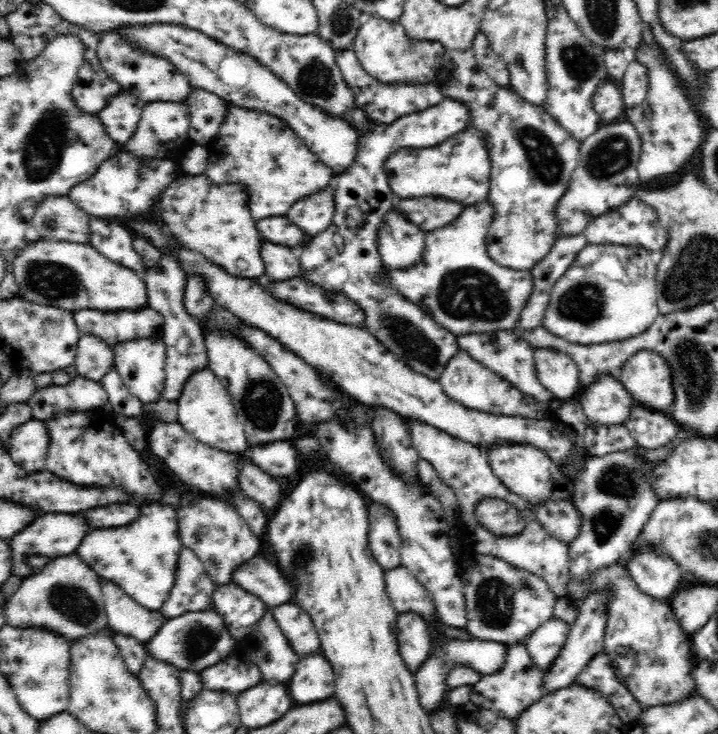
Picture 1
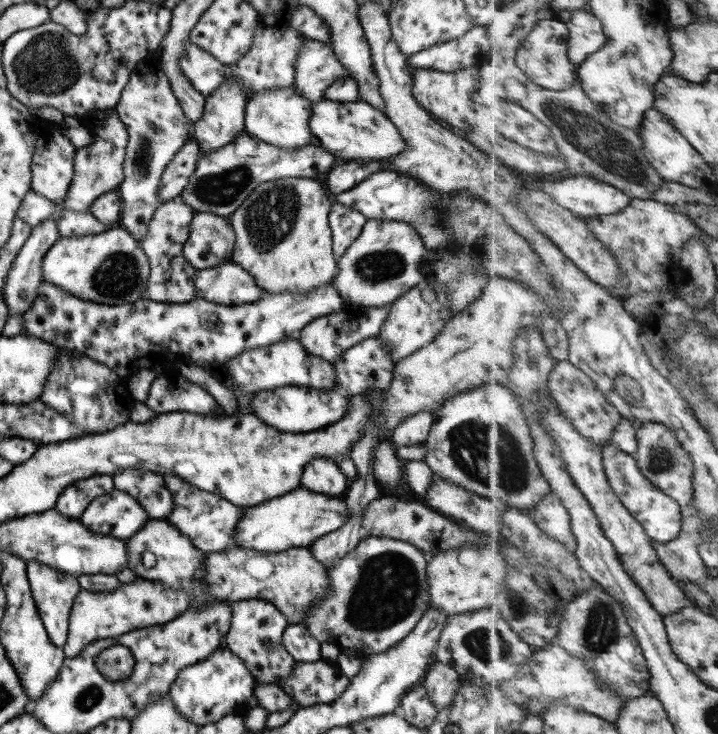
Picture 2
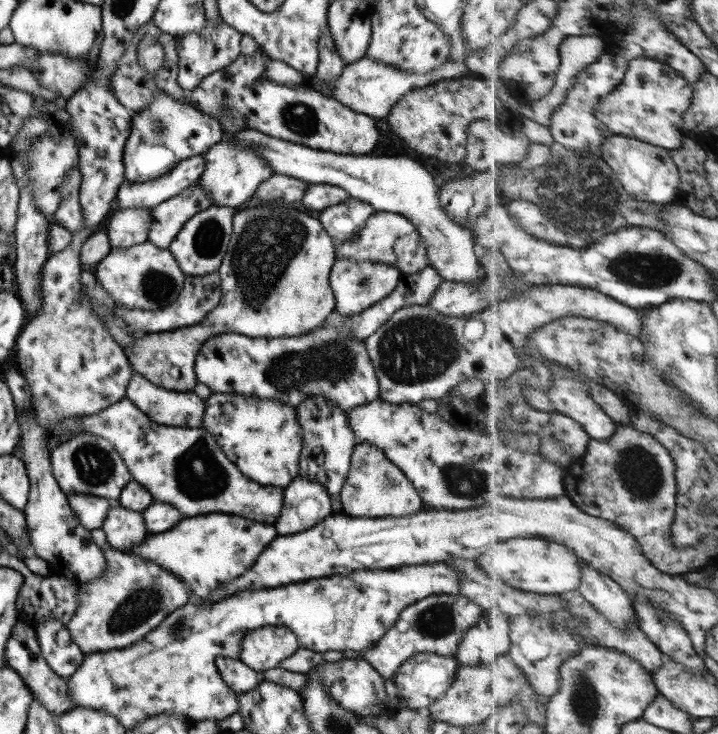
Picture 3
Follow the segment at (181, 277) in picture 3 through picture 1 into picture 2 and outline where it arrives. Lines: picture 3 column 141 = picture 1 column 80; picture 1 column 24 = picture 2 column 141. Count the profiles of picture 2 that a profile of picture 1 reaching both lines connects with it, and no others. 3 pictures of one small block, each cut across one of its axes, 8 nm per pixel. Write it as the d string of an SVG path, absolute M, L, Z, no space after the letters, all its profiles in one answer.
M122 226L86 237L60 237L42 261L42 280L56 288L98 304L118 306L146 299L145 284L151 273L139 242Z

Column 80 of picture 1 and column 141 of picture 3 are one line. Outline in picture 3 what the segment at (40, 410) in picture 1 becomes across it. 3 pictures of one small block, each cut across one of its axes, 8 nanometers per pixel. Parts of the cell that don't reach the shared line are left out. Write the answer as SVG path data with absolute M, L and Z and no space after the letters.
M135 372L127 383L125 398L131 400L150 420L158 424L193 429L203 428L205 401L193 391L166 390Z

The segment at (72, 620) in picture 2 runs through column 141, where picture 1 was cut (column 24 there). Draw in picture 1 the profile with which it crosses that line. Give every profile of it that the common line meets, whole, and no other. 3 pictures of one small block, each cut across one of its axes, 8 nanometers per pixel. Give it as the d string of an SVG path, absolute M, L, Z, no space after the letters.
M76 553L51 560L40 572L24 577L18 590L6 601L4 616L6 625L20 629L42 628L55 632L71 642L90 634L98 634L109 627L107 612L100 586L101 578L92 567L88 566Z

